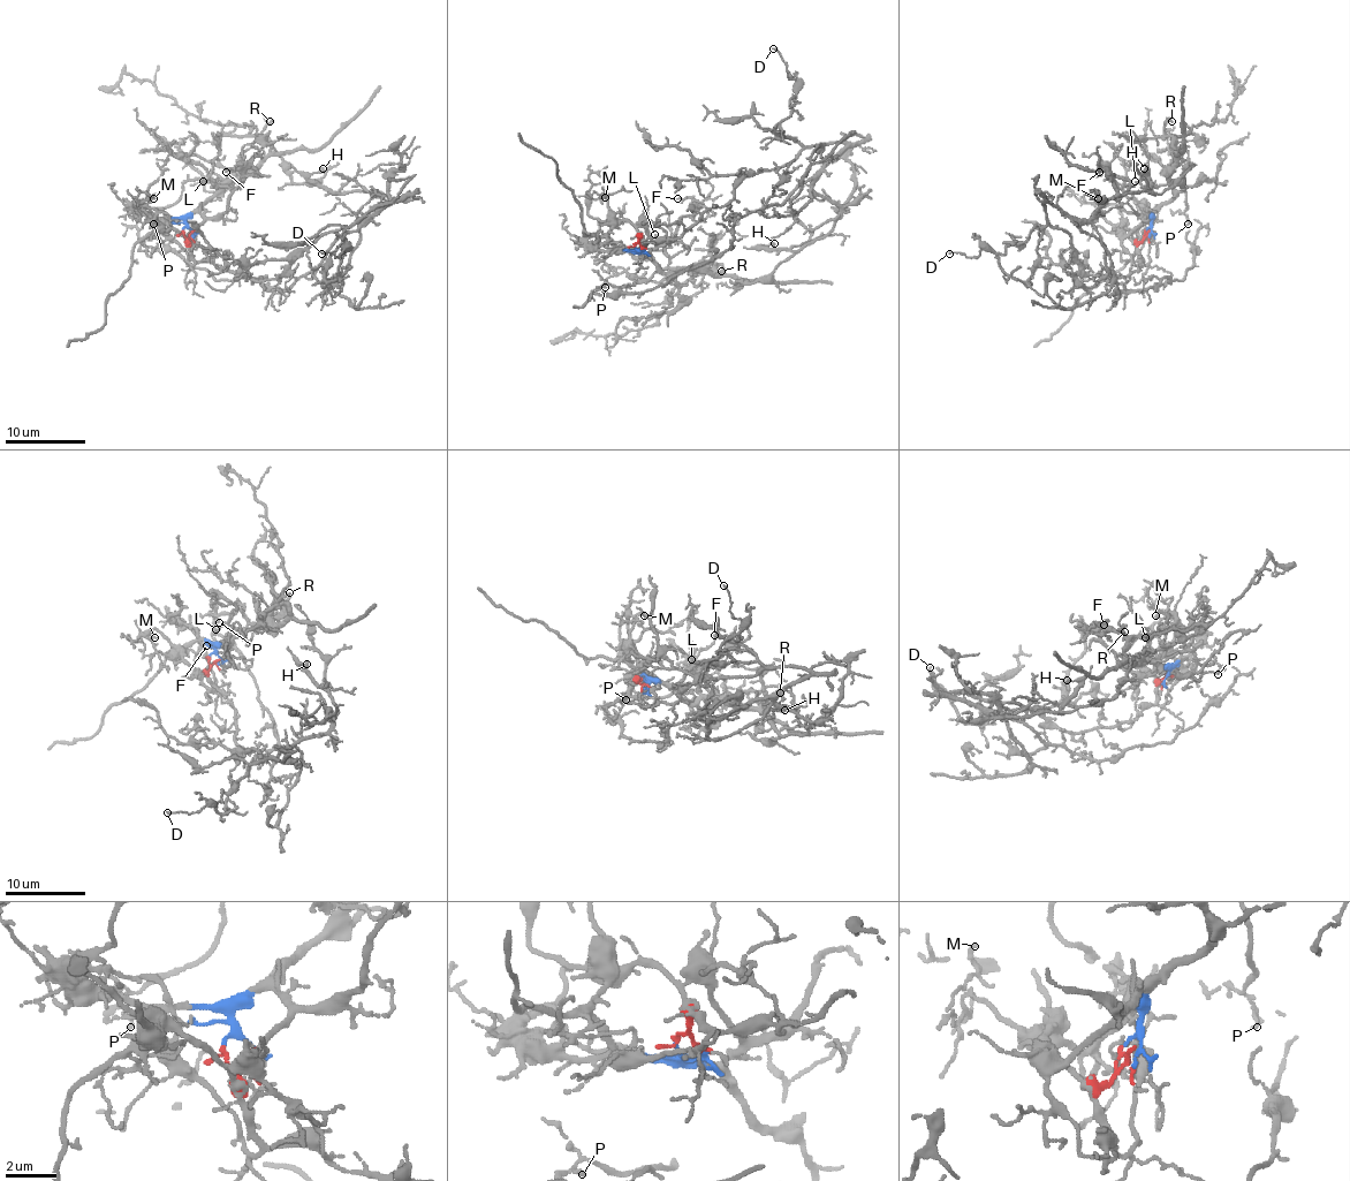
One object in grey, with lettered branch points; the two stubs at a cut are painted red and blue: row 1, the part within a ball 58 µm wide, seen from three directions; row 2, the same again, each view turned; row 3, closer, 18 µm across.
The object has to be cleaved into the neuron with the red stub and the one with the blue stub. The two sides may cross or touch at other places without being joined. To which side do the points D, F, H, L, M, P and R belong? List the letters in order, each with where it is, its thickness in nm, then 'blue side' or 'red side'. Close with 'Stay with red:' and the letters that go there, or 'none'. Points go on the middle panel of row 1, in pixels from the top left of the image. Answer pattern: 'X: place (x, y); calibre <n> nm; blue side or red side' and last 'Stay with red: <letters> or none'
D: place (773, 48); calibre 110 nm; red side
F: place (677, 198); calibre 100 nm; blue side
H: place (774, 243); calibre 220 nm; red side
L: place (654, 234); calibre 100 nm; blue side
M: place (605, 197); calibre 170 nm; red side
P: place (605, 287); calibre 80 nm; blue side
R: place (721, 271); calibre 100 nm; blue side
Stay with red: D, H, M

